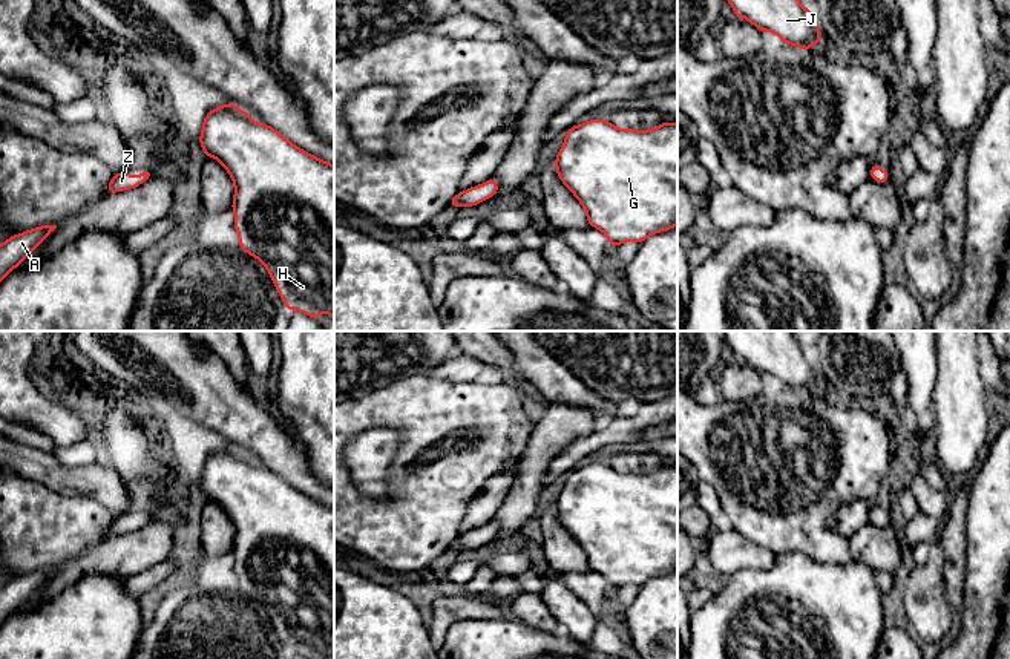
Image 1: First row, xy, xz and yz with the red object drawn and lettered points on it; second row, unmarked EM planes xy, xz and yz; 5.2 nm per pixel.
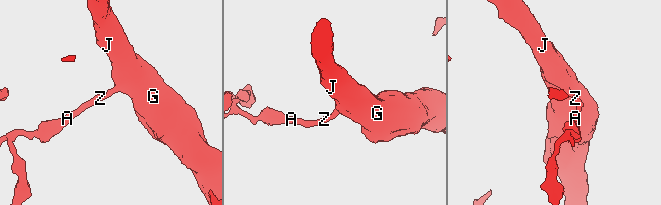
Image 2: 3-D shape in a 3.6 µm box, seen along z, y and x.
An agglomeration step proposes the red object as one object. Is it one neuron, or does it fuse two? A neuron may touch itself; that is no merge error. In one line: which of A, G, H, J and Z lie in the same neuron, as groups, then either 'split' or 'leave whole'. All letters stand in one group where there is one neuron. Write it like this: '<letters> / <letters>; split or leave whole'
A G H J Z; leave whole

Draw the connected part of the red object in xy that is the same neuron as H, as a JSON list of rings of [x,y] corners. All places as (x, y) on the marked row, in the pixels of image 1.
[[[230,101],[228,104],[210,110],[202,123],[199,144],[205,156],[218,159],[234,182],[234,198],[231,208],[234,213],[234,228],[239,236],[239,248],[264,264],[288,311],[300,311],[316,320],[319,320],[319,314],[322,311],[334,317],[334,166],[299,149],[296,144],[290,143],[285,136],[276,132],[271,126],[253,123],[250,118],[250,110],[241,113],[238,107],[239,106]]]

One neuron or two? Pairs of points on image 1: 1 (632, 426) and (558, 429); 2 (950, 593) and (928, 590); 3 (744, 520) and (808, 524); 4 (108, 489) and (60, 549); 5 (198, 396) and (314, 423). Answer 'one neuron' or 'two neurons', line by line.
1: two neurons
2: two neurons
3: one neuron
4: two neurons
5: two neurons

